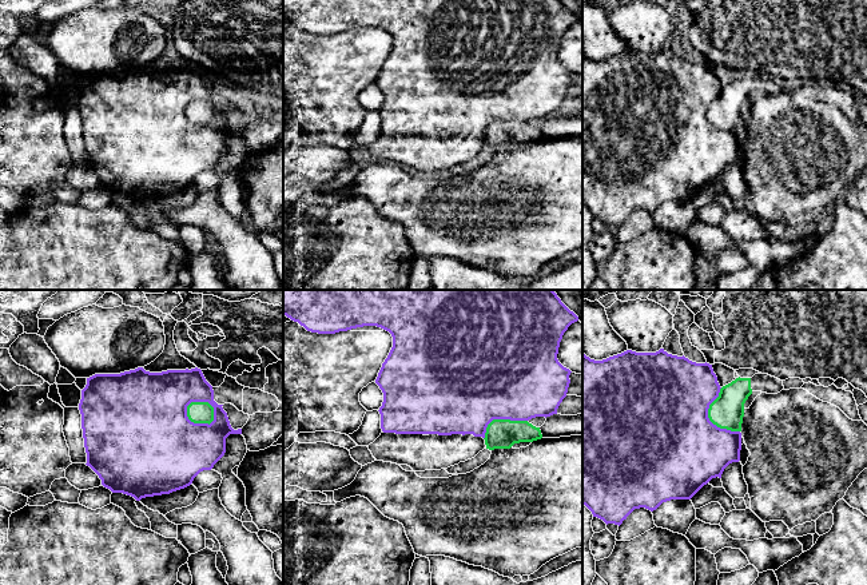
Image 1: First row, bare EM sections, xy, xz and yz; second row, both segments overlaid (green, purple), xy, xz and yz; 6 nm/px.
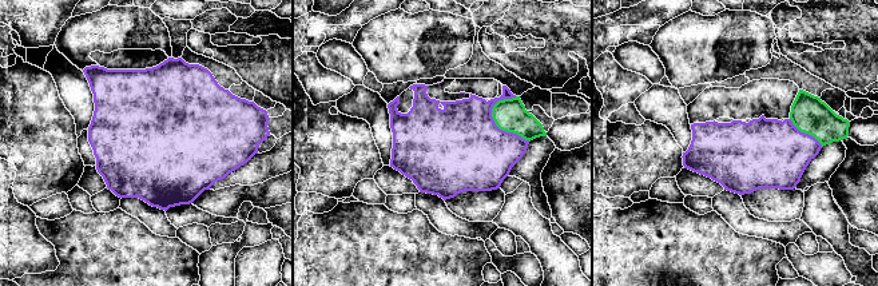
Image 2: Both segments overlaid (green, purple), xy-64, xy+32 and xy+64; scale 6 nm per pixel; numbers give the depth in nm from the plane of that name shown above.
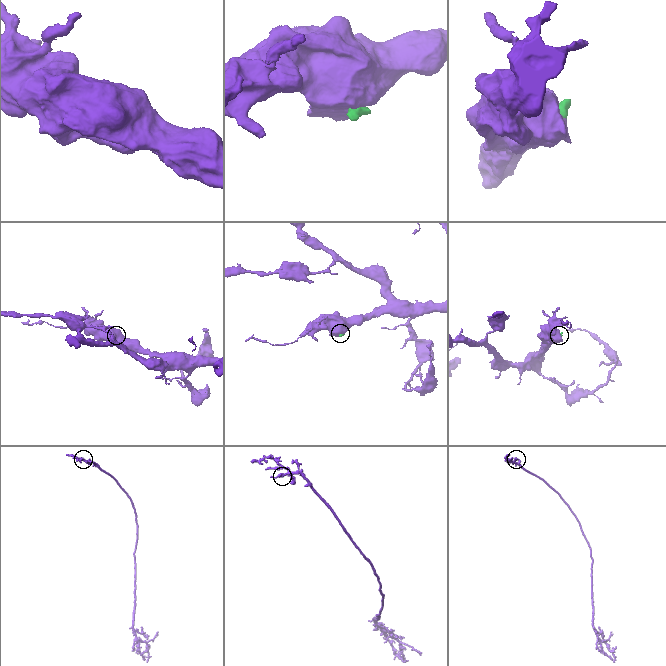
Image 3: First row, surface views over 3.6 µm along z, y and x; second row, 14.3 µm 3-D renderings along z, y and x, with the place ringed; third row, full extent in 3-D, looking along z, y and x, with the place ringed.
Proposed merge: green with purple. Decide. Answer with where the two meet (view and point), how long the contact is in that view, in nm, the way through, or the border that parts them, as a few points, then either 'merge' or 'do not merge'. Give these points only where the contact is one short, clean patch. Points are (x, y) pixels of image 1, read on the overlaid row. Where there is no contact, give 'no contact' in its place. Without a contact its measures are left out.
meets green in xy at (195, 422); contact 190 nm long; border along xy (186, 406), (186, 414), (194, 422), (210, 424), (214, 420); do not merge

